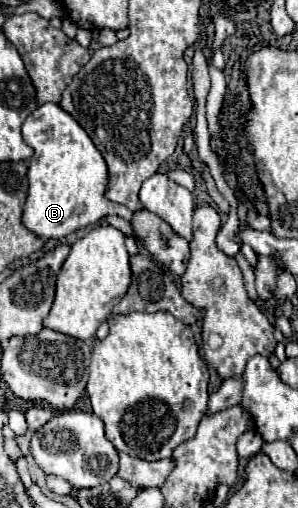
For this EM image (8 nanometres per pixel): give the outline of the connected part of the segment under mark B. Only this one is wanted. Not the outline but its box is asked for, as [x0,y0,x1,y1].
[22,104,131,240]

